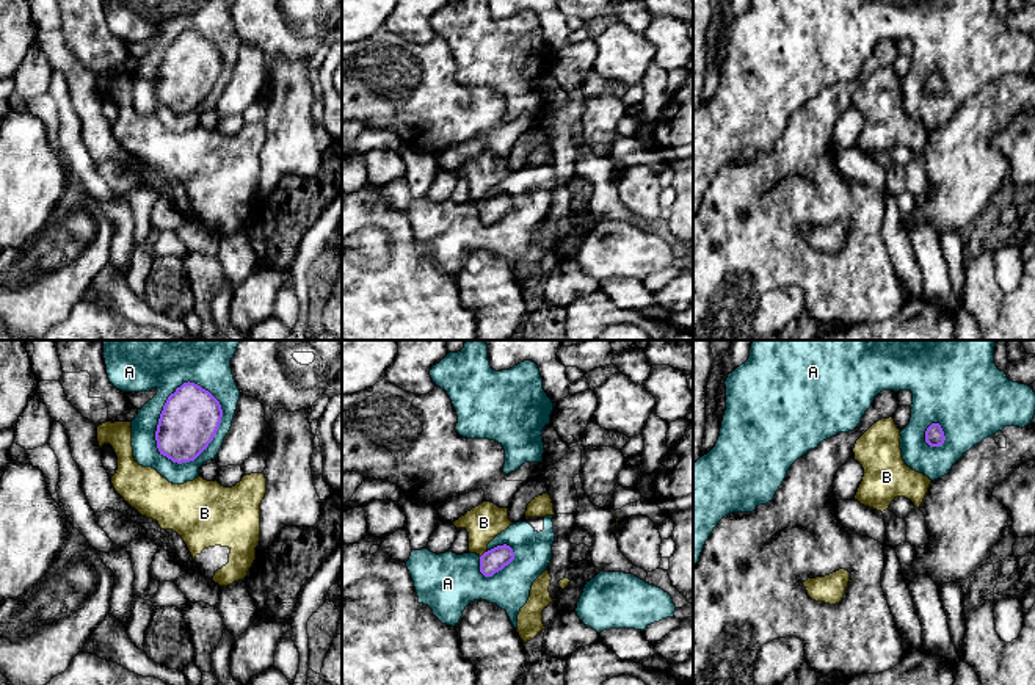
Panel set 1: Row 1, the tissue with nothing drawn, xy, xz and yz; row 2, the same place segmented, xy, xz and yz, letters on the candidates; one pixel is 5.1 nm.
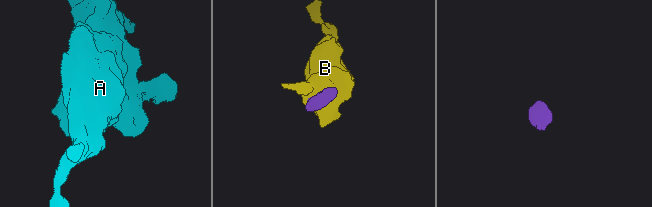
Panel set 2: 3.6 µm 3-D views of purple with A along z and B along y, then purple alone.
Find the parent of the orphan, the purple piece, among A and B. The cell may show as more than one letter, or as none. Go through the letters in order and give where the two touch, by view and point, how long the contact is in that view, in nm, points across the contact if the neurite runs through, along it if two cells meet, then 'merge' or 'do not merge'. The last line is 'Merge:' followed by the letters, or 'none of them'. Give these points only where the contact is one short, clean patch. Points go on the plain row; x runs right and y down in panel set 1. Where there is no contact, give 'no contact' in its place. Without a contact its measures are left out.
A: contact xy (159, 72); length 440 nm; do not merge
B: contact xz (483, 202); length 60 nm; way xz (494, 209), (483, 202), (483, 171); merge
Merge: B

